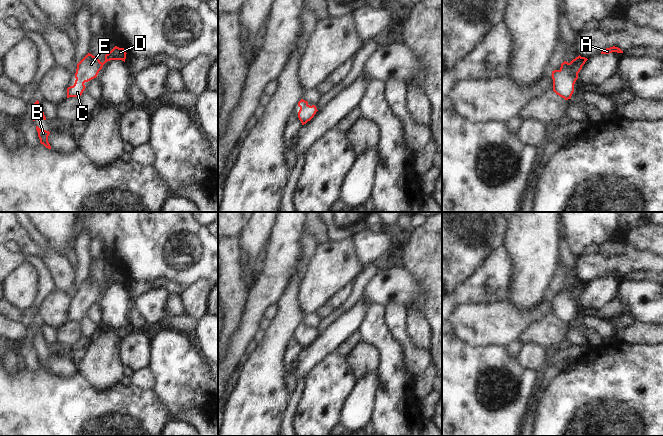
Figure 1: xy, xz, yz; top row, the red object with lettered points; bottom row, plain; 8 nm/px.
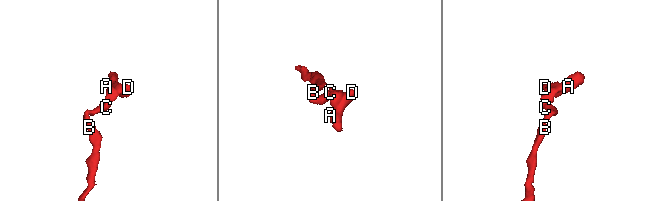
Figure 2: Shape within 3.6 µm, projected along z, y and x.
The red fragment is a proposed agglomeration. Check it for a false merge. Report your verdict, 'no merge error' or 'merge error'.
no merge error

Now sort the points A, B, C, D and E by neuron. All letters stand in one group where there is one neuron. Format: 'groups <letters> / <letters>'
groups A B C D E

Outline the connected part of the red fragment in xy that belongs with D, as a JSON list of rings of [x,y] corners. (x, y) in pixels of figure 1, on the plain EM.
[[[115,270],[108,278],[105,279],[105,285],[102,287],[97,281],[88,277],[78,288],[75,297],[75,307],[67,312],[67,322],[79,321],[85,314],[85,306],[97,301],[103,289],[110,284],[122,284],[125,286],[126,275],[124,272]]]

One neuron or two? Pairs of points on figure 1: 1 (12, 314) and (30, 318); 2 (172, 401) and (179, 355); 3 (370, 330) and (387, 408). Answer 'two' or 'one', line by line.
1: one
2: one
3: one

